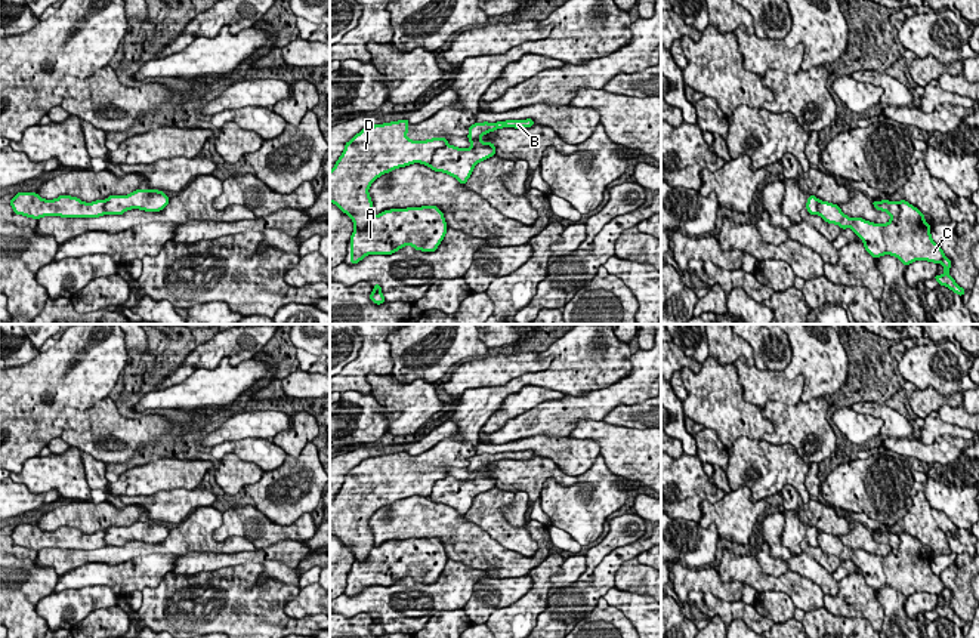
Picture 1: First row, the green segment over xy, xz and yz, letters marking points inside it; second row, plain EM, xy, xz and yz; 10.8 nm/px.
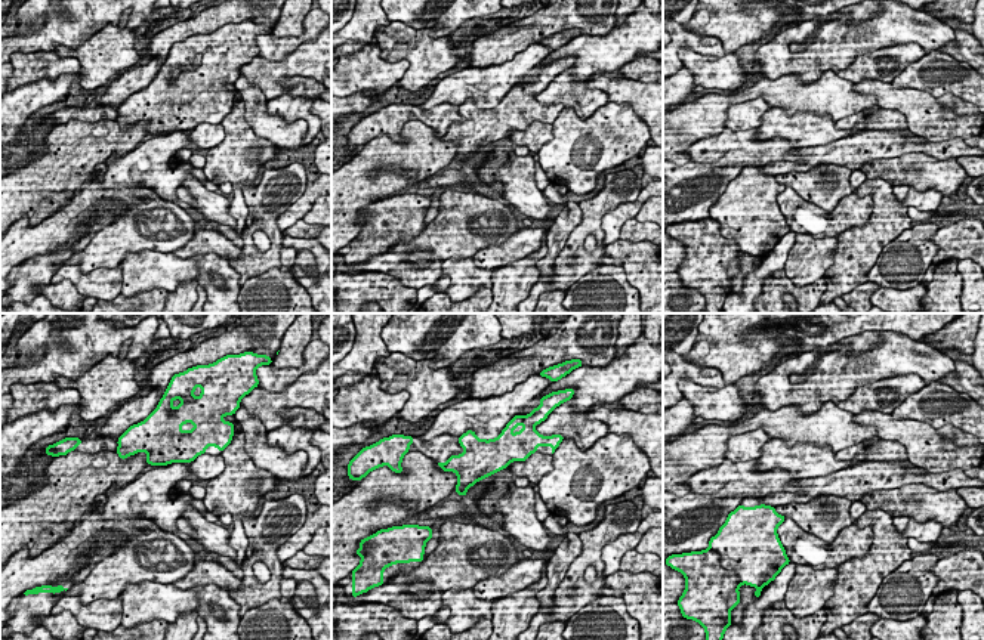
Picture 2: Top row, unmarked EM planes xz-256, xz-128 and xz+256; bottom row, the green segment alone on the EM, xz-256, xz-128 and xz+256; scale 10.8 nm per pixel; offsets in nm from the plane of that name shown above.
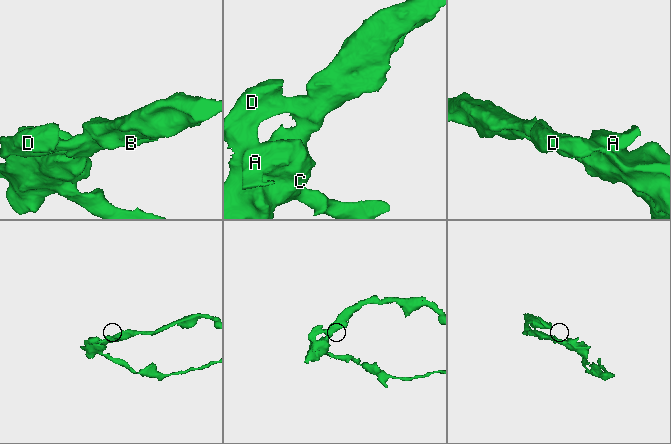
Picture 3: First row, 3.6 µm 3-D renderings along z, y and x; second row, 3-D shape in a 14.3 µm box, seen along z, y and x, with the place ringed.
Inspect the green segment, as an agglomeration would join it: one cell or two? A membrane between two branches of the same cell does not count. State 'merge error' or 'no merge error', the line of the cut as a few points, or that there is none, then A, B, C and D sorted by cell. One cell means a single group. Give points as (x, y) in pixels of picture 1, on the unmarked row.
merge error; cut in xz along (447, 475), (434, 484), (428, 496); A B C / D

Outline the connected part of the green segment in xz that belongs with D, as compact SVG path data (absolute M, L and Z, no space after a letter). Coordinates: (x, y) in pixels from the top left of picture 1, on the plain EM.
M407 450L364 459L349 474L330 503L330 533L349 546L355 561L364 561L374 548L368 525L371 515L385 505L414 494L429 497L436 481L448 477L445 469L411 472L407 469Z

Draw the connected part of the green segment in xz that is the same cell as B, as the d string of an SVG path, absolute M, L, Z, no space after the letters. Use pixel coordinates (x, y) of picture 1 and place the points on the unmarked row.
M506 451L497 454L475 454L469 459L470 480L457 480L454 477L445 477L436 481L432 487L429 499L435 503L444 503L455 509L460 515L466 515L470 509L473 499L495 487L495 477L491 474L482 474L481 468L503 459L531 459L534 451Z

